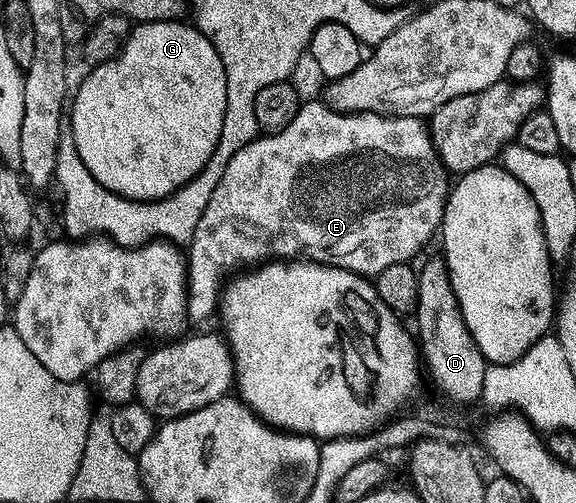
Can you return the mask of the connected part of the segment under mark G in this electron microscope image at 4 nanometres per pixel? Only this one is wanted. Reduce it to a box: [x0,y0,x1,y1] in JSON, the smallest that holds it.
[70,21,226,201]

